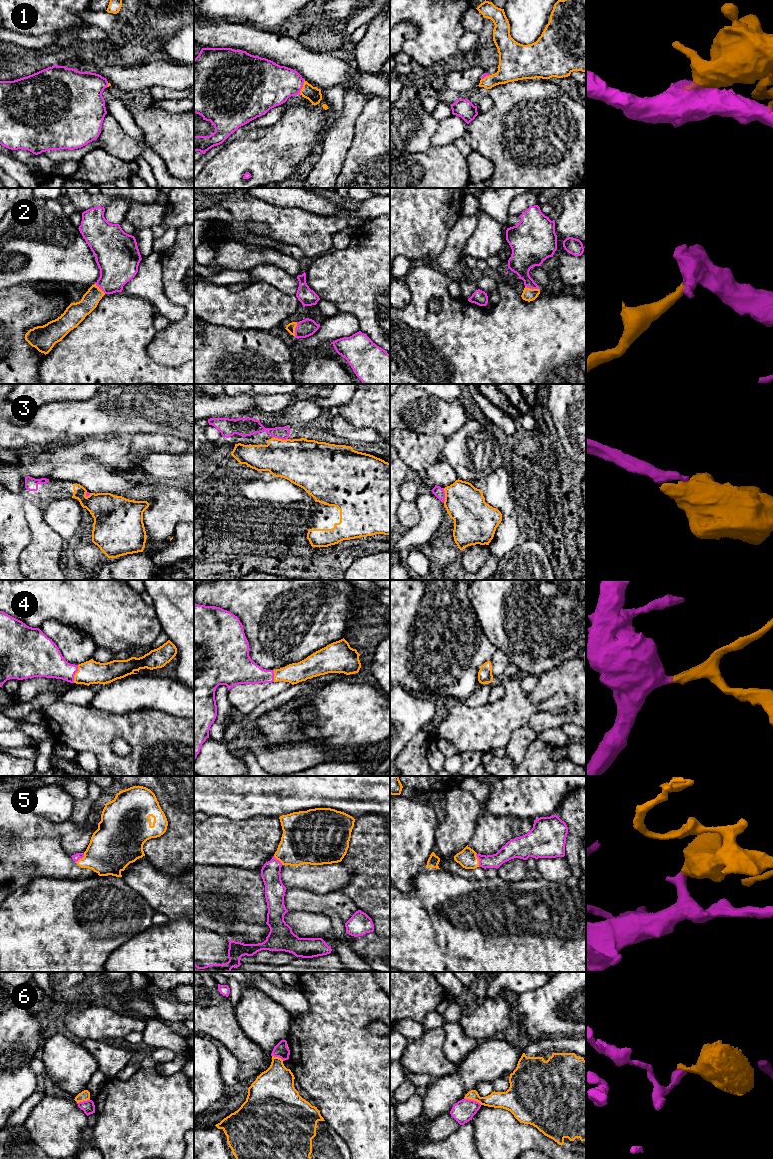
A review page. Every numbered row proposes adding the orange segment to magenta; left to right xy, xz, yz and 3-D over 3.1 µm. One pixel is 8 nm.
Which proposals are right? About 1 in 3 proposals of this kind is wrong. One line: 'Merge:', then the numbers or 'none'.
Merge: 1, 2, 3, 4, 5

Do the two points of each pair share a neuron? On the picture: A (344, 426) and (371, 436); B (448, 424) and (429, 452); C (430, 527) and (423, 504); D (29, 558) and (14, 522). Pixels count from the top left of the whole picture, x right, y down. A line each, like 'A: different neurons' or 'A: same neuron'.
A: same neuron
B: different neurons
C: same neuron
D: different neurons

